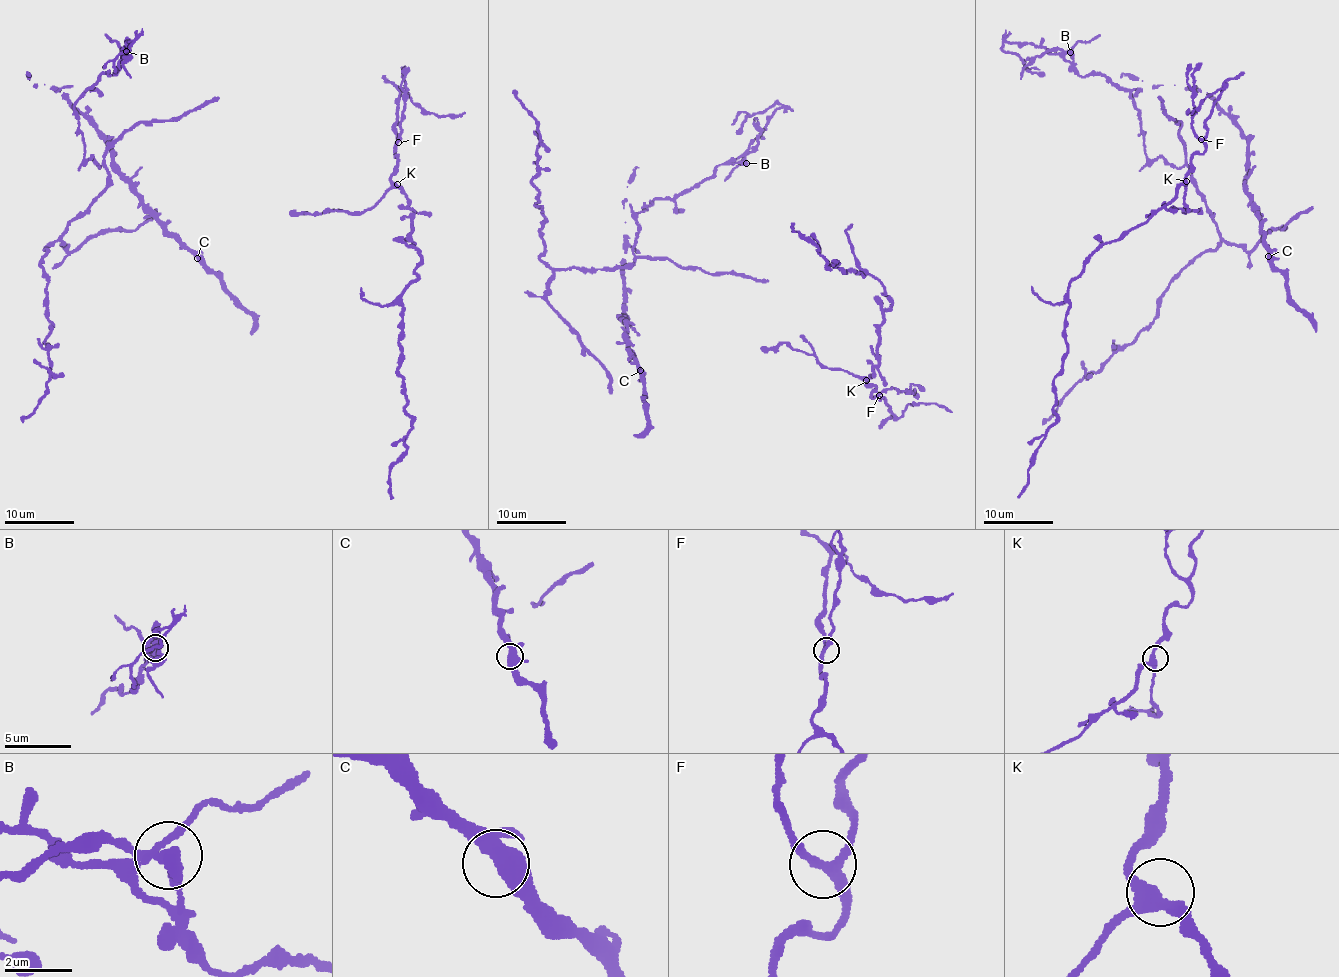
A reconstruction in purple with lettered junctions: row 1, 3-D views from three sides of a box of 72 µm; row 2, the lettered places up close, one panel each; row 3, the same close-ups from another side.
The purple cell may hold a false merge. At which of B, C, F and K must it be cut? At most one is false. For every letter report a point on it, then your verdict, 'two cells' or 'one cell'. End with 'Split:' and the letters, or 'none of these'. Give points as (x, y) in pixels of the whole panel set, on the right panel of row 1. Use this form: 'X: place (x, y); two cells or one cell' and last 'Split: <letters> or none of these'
B: place (1070, 52); two cells
C: place (1268, 256); one cell
F: place (1201, 139); one cell
K: place (1186, 181); one cell
Split: B

